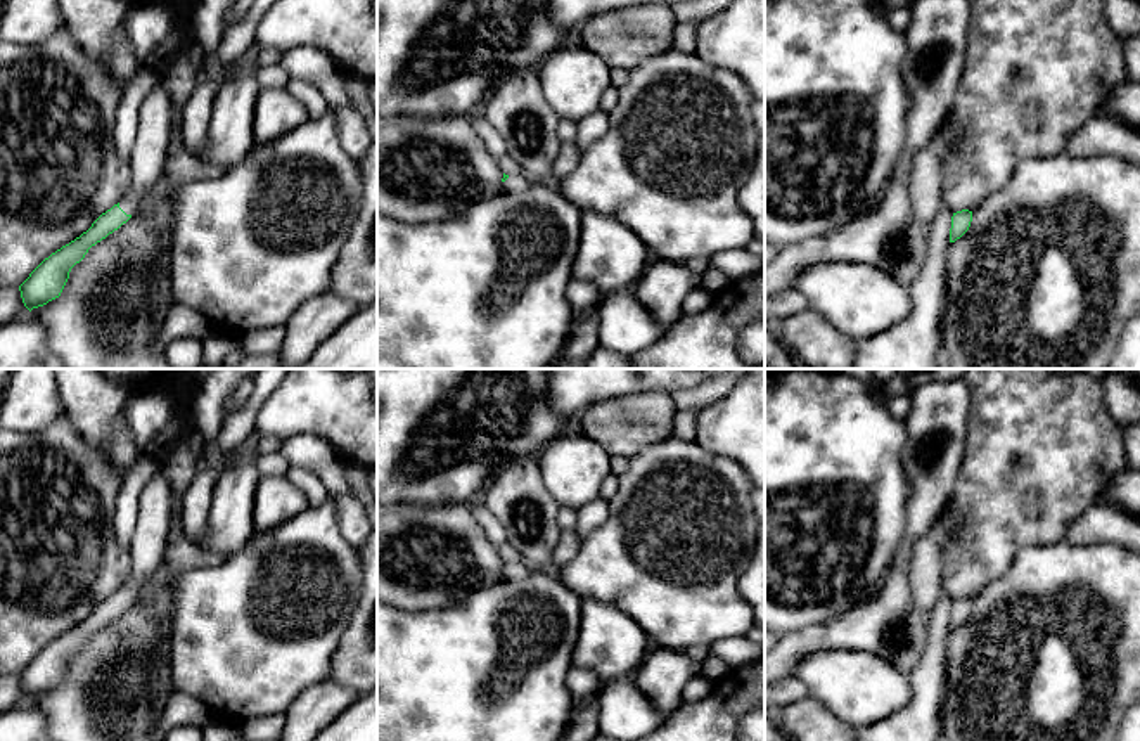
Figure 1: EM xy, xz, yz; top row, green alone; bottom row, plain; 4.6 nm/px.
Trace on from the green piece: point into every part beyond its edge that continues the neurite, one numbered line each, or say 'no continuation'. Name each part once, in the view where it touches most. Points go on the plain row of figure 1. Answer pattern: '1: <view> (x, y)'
1: xy (130, 589)

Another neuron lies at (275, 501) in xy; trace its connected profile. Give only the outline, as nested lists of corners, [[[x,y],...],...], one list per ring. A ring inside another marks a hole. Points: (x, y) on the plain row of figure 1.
[[[285,474],[263,476],[254,493],[254,532],[270,530],[310,507],[308,497]]]

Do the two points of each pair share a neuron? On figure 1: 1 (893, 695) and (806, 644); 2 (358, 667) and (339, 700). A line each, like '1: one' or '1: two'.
1: two
2: two

